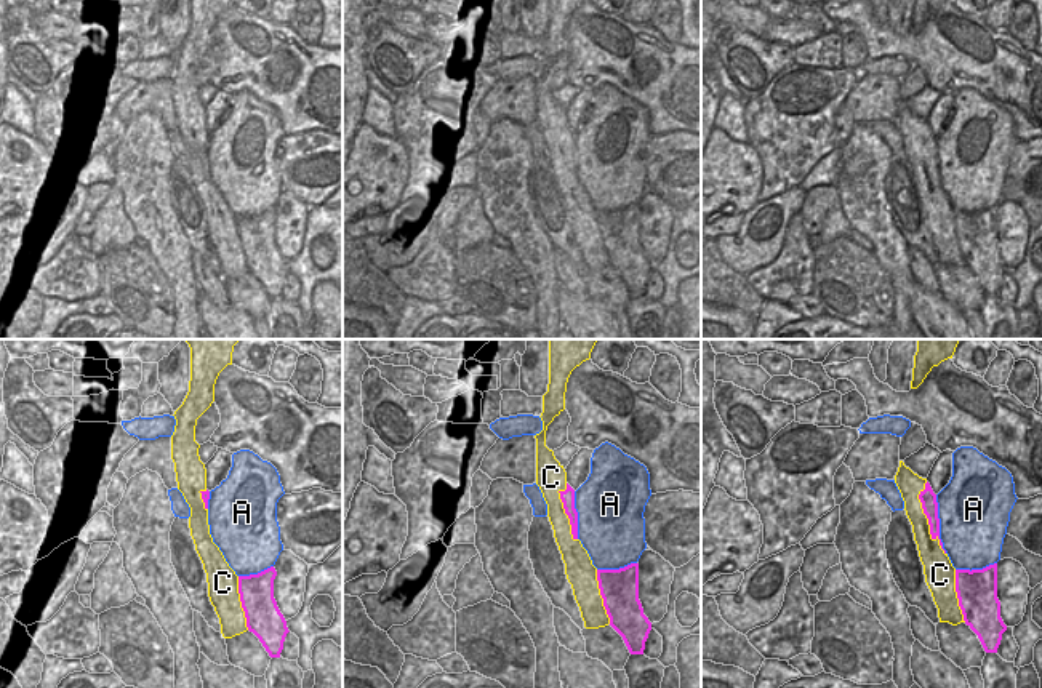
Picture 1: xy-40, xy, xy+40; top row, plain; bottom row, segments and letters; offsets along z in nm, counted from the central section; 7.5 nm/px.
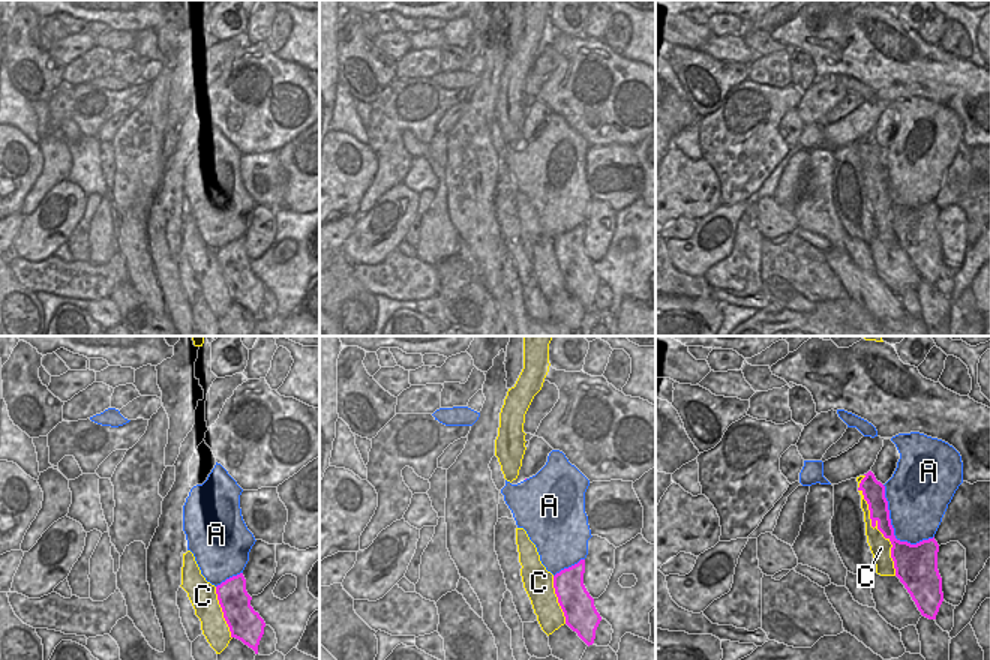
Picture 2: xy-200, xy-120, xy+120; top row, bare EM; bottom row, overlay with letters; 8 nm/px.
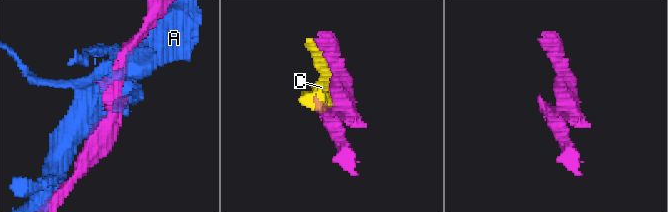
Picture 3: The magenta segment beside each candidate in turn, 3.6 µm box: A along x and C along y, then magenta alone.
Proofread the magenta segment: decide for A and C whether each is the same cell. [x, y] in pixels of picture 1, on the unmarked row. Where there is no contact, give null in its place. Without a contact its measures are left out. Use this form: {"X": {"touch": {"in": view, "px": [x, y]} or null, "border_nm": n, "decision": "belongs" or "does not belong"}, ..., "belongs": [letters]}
{"A": {"touch": {"in": "xy+40", "px": [938, 165]}, "border_nm": 460, "decision": "does not belong"}, "C": {"touch": {"in": "xy+40", "px": [929, 162]}, "border_nm": 550, "decision": "does not belong"}, "belongs": []}

